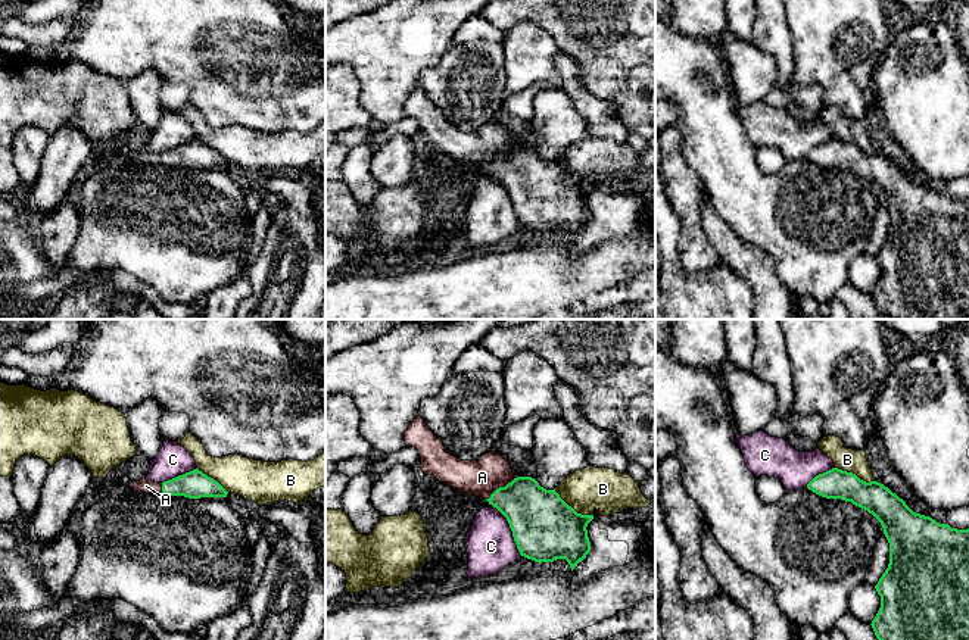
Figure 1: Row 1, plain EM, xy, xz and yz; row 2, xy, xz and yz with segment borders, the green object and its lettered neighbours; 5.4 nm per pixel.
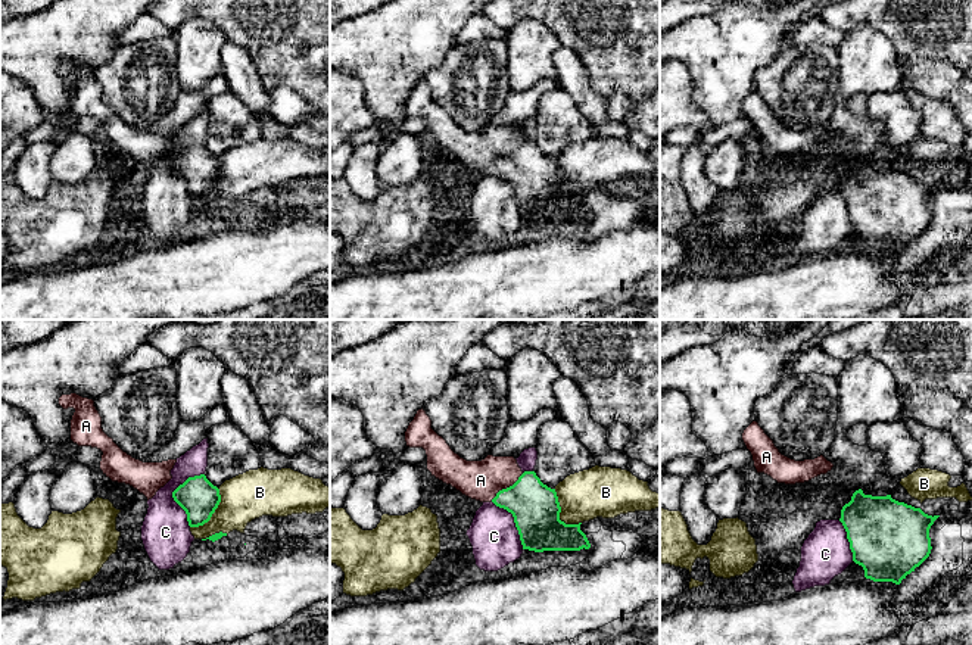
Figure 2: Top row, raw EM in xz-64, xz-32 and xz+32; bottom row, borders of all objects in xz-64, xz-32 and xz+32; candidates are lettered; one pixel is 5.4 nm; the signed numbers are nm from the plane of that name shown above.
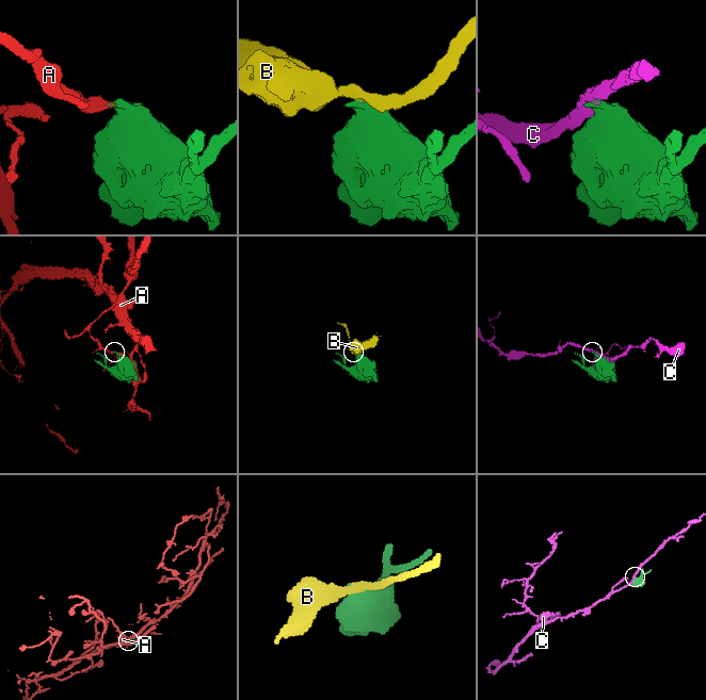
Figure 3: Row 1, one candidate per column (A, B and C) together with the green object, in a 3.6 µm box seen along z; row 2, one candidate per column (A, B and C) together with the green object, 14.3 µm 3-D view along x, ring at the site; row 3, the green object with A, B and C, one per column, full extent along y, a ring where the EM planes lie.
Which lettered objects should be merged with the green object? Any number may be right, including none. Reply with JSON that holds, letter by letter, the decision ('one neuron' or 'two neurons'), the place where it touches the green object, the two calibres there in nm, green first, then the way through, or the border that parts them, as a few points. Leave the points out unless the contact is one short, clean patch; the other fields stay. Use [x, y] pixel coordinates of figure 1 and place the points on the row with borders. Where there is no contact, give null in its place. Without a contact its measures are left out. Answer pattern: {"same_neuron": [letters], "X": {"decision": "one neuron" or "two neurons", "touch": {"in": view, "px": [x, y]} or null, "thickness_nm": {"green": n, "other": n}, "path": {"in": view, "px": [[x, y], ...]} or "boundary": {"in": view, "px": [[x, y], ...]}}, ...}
{"same_neuron": ["A"], "A": {"decision": "one neuron", "touch": {"in": "xz", "px": [499, 487]}, "thickness_nm": {"green": 300, "other": 200}, "path": {"in": "xz", "px": [[535, 515], [499, 487], [491, 478], [482, 477]]}}, "B": {"decision": "two neurons", "touch": {"in": "xz", "px": [572, 508]}, "thickness_nm": {"green": 360, "other": 240}, "boundary": {"in": "xz", "px": [[554, 489], [578, 512], [592, 515]]}}, "C": {"decision": "two neurons", "touch": {"in": "xz", "px": [511, 530]}, "thickness_nm": {"green": 360, "other": 260}}}

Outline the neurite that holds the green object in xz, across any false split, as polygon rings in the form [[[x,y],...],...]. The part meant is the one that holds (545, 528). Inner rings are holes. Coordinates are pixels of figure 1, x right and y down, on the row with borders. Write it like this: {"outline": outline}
{"outline": [[[420,415],[405,430],[404,440],[408,447],[417,449],[421,461],[420,468],[426,475],[434,475],[454,488],[486,499],[496,508],[507,518],[521,556],[539,563],[565,559],[573,571],[591,552],[586,527],[593,515],[577,513],[555,488],[546,490],[532,477],[515,478],[504,456],[489,452],[479,461],[461,461],[446,450]]]}

